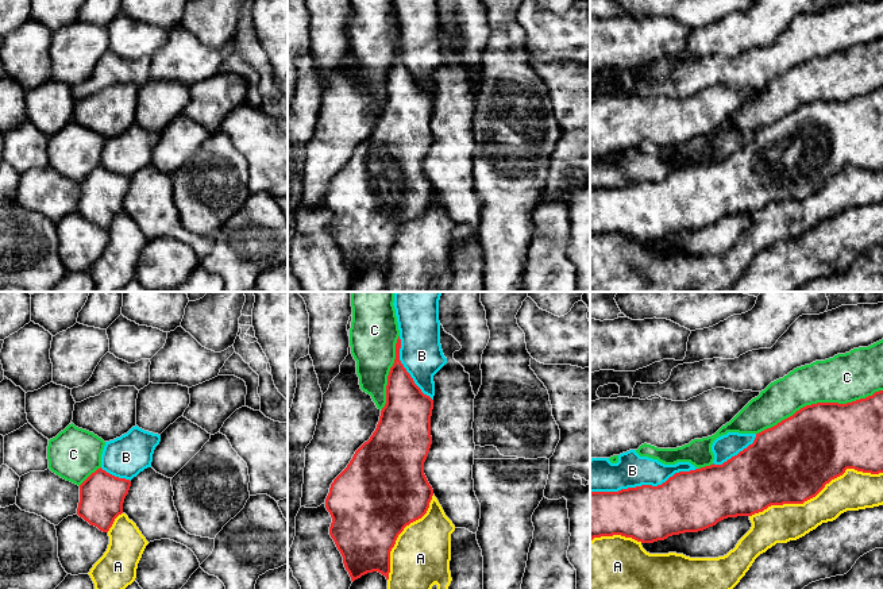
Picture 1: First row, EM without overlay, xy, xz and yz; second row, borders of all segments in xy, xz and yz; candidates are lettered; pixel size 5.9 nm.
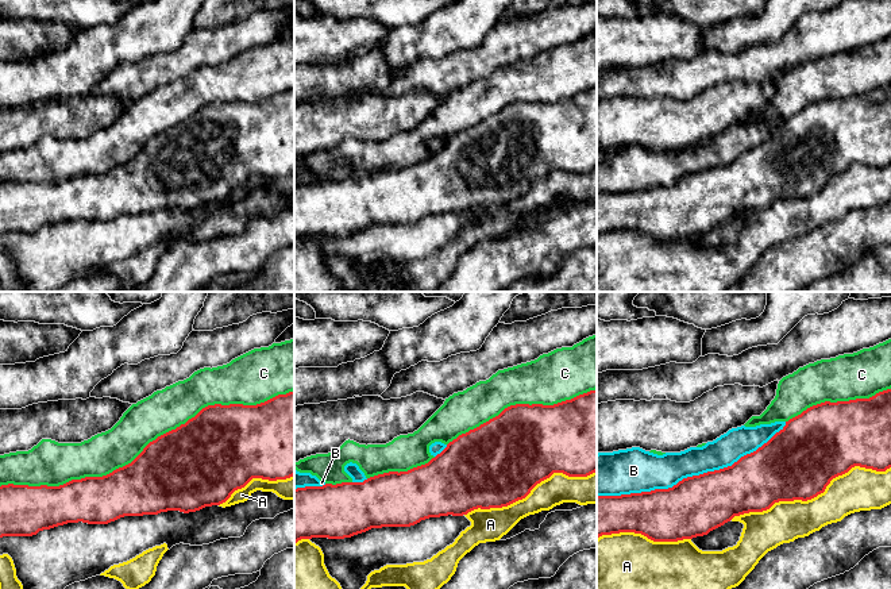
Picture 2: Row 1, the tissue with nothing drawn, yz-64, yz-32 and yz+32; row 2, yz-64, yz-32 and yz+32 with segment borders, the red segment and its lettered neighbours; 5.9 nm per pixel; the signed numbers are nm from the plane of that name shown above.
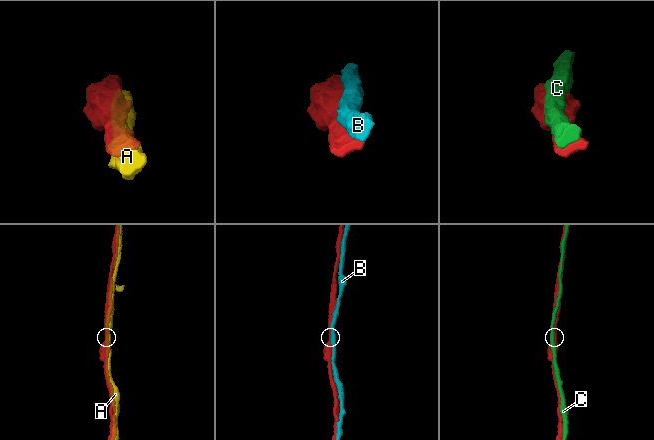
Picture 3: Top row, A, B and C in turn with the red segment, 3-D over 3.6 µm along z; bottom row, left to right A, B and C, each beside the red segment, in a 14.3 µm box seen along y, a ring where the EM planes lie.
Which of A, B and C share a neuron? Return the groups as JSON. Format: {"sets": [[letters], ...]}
{"sets": [["A"], ["B"], ["C"]]}

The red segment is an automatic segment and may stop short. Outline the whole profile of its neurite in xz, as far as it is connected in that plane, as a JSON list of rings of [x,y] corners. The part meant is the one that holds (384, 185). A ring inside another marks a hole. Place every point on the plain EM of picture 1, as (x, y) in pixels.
[[[401,36],[386,82],[386,101],[375,128],[354,151],[347,165],[333,177],[325,196],[332,215],[329,232],[343,254],[351,278],[373,269],[389,277],[390,249],[406,223],[421,216],[433,193],[424,172],[431,134],[433,97],[424,92],[400,58]]]

